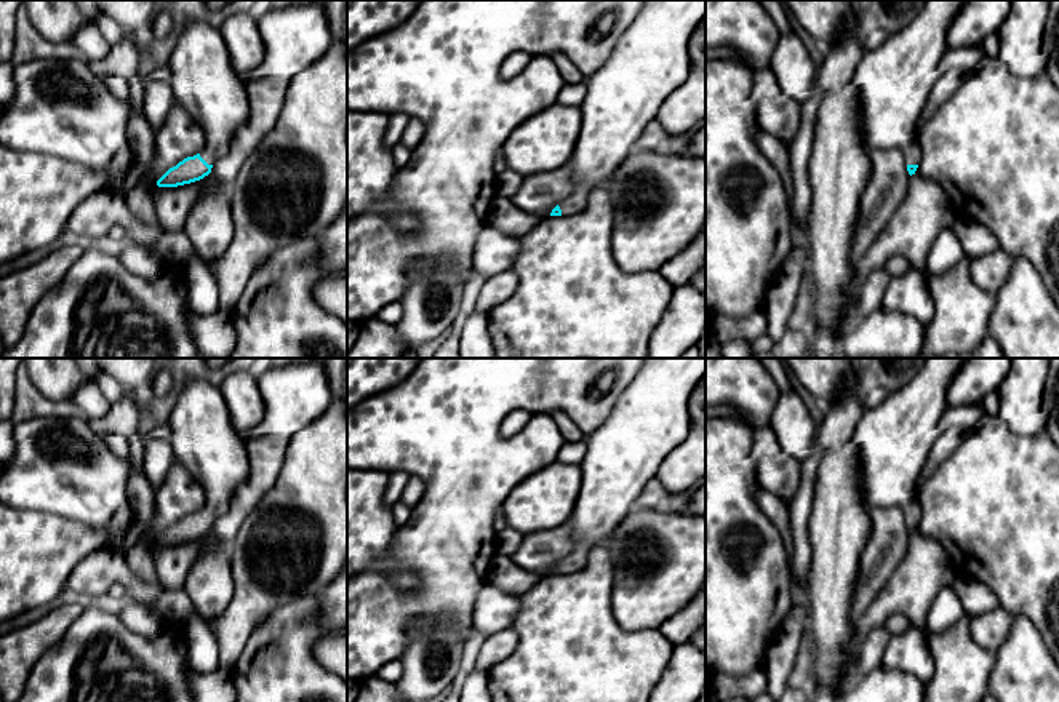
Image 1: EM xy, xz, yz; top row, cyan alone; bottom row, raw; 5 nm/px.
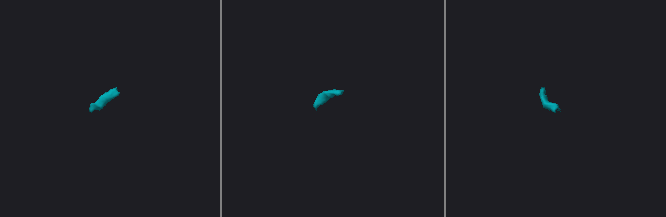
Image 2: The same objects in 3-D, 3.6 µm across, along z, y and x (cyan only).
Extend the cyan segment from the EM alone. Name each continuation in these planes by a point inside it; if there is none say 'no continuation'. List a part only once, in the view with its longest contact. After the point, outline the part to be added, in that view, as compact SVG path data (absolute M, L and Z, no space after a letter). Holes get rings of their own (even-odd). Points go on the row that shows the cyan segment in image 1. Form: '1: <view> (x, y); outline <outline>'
1: xy (203, 82); outline M205 21L187 22L168 66L176 102L205 133L200 157L214 165L250 114L245 82L232 67L221 29Z

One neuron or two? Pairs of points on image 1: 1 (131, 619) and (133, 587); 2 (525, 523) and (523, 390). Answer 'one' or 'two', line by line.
1: two
2: two

